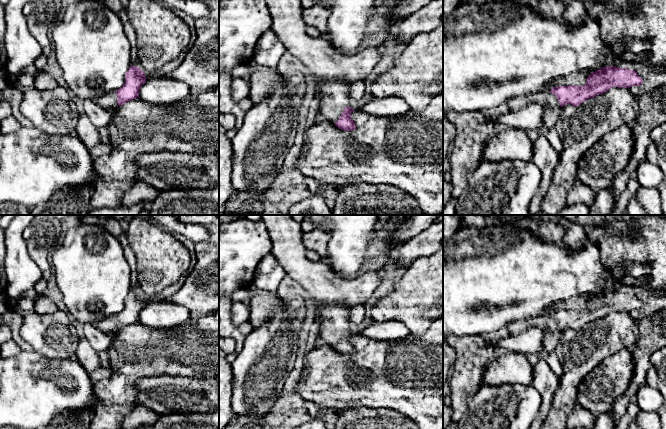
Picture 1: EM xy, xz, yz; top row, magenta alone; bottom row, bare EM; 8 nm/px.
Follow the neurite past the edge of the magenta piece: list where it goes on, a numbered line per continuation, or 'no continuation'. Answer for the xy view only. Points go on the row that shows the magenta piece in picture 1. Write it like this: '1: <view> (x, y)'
1: xy (108, 101)

